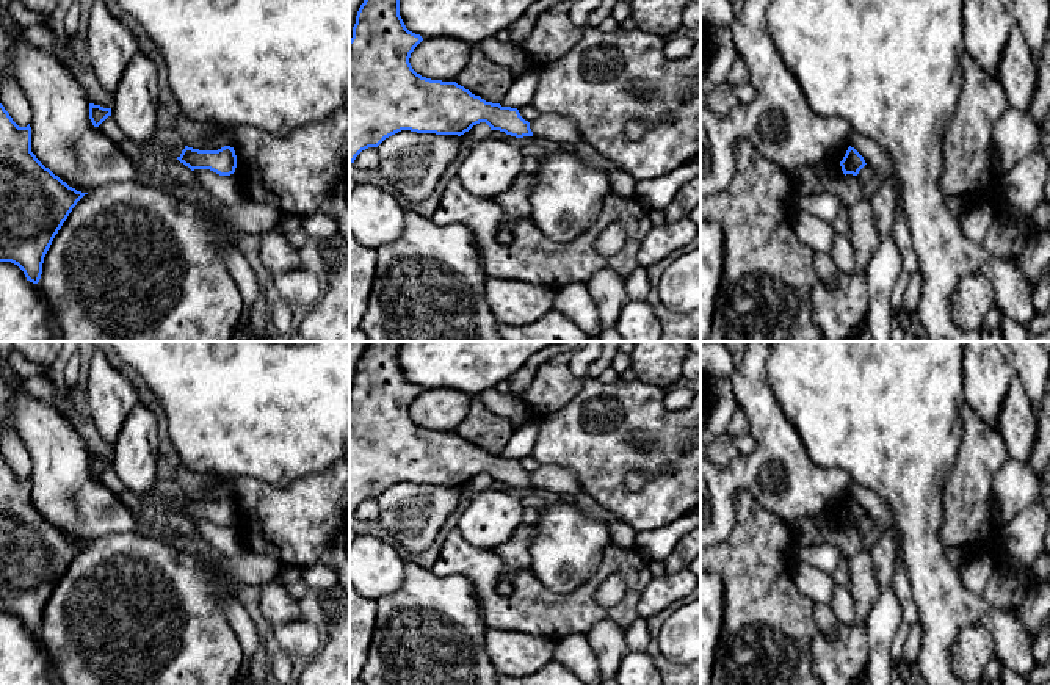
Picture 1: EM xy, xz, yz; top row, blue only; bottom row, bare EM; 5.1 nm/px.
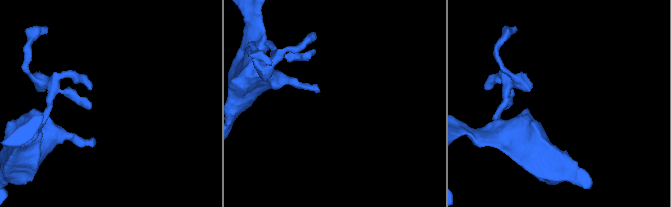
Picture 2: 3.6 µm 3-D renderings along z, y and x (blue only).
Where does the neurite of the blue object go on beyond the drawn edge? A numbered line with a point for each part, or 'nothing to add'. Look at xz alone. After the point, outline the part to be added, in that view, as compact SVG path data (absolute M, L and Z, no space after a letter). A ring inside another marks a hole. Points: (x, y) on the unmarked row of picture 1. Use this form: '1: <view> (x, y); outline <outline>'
nothing to add

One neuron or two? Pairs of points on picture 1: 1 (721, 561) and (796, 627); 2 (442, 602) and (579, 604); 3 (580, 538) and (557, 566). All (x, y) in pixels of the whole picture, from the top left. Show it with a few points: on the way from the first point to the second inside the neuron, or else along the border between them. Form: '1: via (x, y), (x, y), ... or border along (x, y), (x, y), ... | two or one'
1: via (740, 571), (778, 608) | one
2: border along (456, 572), (463, 574), (472, 585), (488, 629) | two
3: via (574, 544), (561, 560) | one

